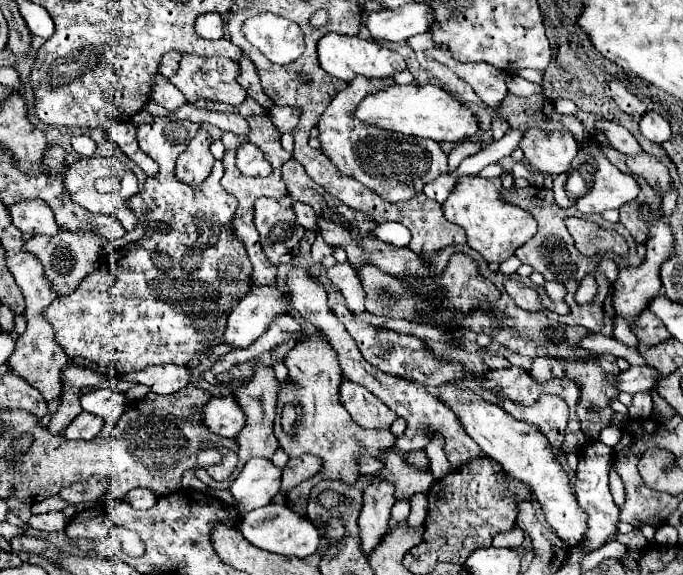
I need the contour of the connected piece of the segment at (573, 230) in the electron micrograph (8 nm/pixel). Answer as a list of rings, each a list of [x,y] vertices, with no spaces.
[[[573,217],[567,219],[569,233],[575,239],[575,245],[579,251],[589,255],[603,255],[607,251],[613,251],[617,255],[627,255],[627,243],[623,235],[611,229],[603,229],[597,223]]]

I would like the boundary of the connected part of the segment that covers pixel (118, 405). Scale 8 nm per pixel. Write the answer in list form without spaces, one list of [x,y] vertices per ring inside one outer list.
[[[111,387],[93,389],[93,391],[89,391],[89,393],[85,393],[81,397],[83,411],[101,415],[103,421],[105,421],[99,437],[109,437],[111,435],[113,425],[117,423],[119,415],[127,409],[127,405],[129,405],[127,395],[121,393],[121,391],[117,391],[117,389],[111,389]]]

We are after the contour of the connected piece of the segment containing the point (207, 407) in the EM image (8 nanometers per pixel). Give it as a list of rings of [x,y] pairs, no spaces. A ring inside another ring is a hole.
[[[217,395],[211,397],[203,405],[203,425],[221,437],[235,437],[239,429],[245,425],[245,415],[229,395]]]

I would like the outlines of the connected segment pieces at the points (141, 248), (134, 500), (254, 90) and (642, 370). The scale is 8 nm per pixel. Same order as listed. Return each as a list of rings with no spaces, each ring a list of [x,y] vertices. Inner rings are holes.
[[[153,117],[151,123],[137,127],[139,147],[159,163],[159,173],[145,181],[143,193],[131,197],[131,209],[139,221],[161,221],[167,224],[169,231],[153,233],[151,237],[145,237],[135,245],[127,245],[103,255],[99,259],[101,265],[79,283],[75,293],[57,297],[45,309],[45,317],[55,329],[55,341],[79,367],[95,369],[103,375],[115,377],[115,371],[131,373],[141,371],[149,365],[187,365],[195,355],[223,343],[229,311],[251,289],[251,261],[247,257],[247,251],[243,249],[243,243],[231,231],[231,217],[235,213],[237,201],[219,185],[223,177],[222,161],[215,160],[211,175],[199,189],[191,189],[189,185],[175,181],[173,167],[181,149],[181,135],[167,135],[165,129],[177,127],[177,131],[173,133],[179,133],[181,123],[191,121]]]
[[[139,487],[139,489],[133,489],[131,493],[127,493],[125,501],[127,501],[133,509],[151,509],[151,507],[155,505],[157,497],[155,497],[153,491]]]
[[[243,55],[239,59],[239,75],[237,75],[237,83],[247,91],[249,97],[253,97],[259,105],[263,105],[265,109],[269,109],[273,105],[271,99],[265,97],[263,89],[261,89],[261,83],[259,83],[259,77],[257,77],[257,71],[253,62],[247,55]]]
[[[649,365],[643,367],[629,367],[627,371],[621,371],[617,377],[617,389],[619,391],[627,391],[631,395],[639,393],[639,391],[651,391],[651,387],[655,385],[655,381],[661,375],[657,373],[657,369],[651,369]]]

